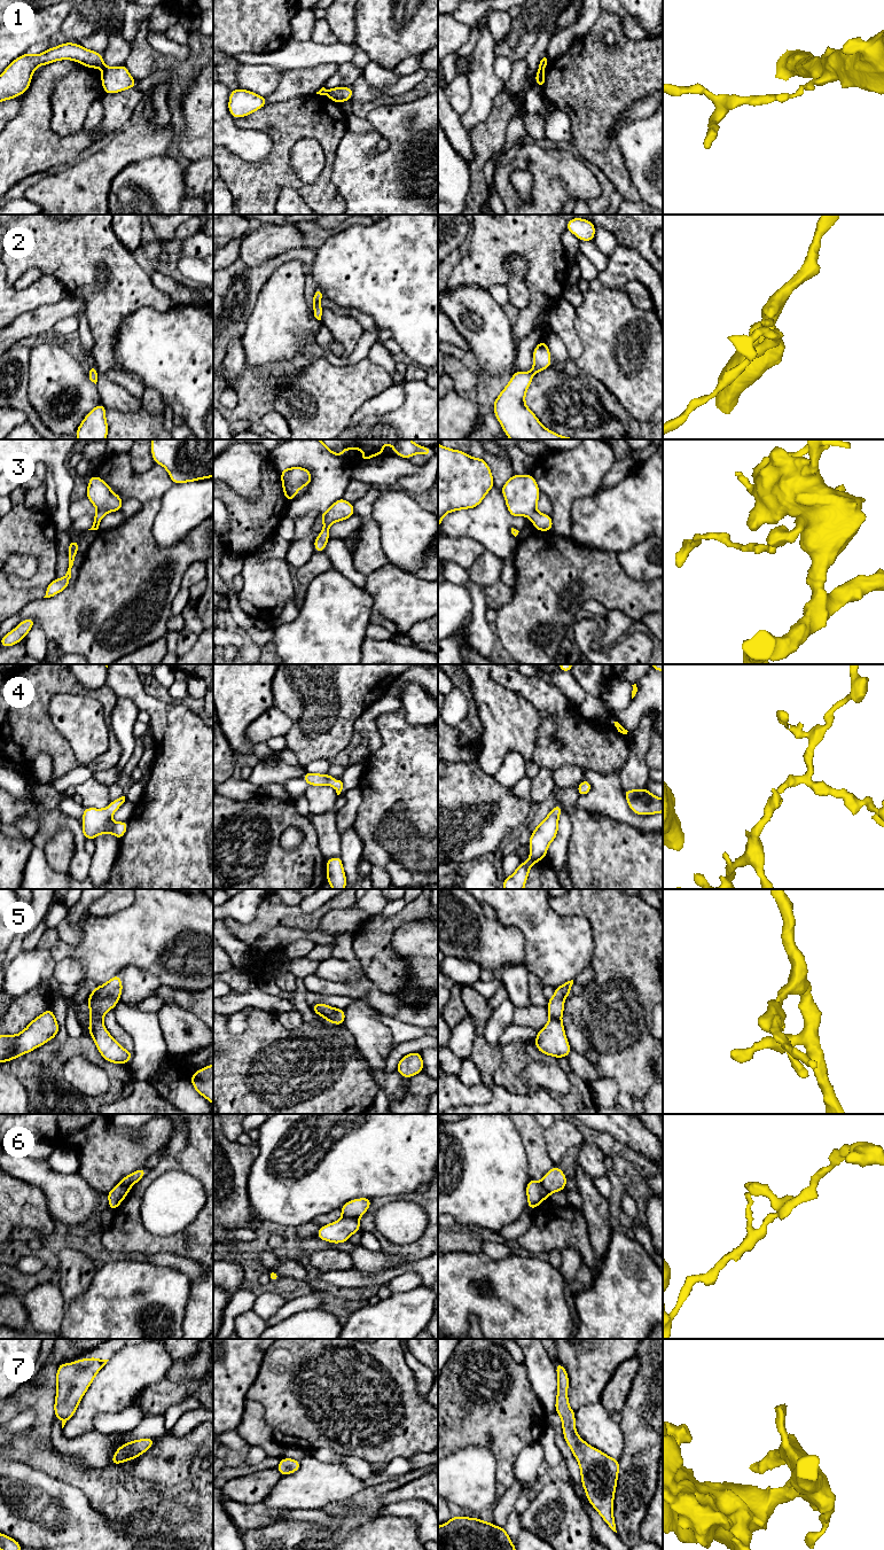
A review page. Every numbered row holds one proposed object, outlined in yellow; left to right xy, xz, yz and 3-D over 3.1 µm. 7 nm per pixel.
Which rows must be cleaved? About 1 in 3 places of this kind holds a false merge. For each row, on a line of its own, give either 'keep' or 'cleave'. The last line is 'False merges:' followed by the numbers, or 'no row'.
1: cleave
2: keep
3: keep
4: keep
5: keep
6: cleave
7: keep
False merges: 1, 6

